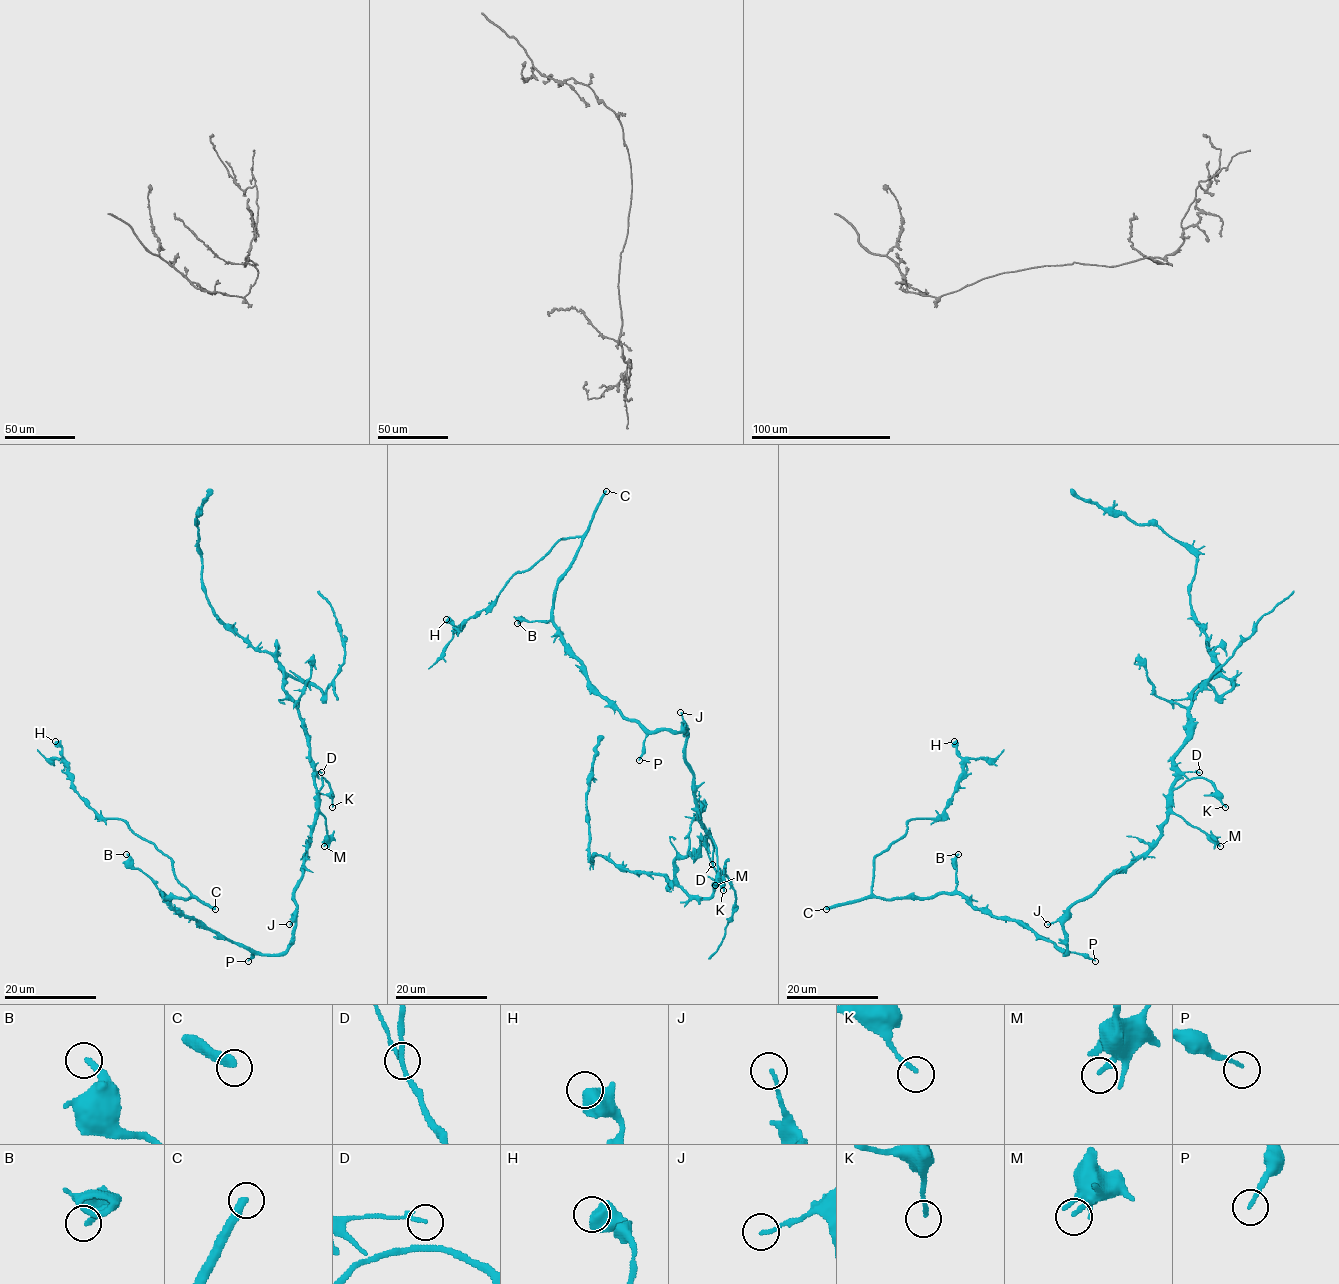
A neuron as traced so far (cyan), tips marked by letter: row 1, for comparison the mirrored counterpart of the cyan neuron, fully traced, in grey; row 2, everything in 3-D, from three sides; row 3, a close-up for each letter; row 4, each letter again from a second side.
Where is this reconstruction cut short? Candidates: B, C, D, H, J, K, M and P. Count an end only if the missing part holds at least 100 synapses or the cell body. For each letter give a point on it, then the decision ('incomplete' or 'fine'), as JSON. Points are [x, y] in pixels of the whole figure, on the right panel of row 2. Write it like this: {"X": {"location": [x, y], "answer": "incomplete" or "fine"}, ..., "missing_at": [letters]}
{"B": {"location": [958, 854], "answer": "fine"}, "C": {"location": [826, 909], "answer": "incomplete"}, "D": {"location": [1199, 772], "answer": "fine"}, "H": {"location": [954, 741], "answer": "fine"}, "J": {"location": [1047, 924], "answer": "fine"}, "K": {"location": [1225, 807], "answer": "fine"}, "M": {"location": [1220, 846], "answer": "fine"}, "P": {"location": [1095, 961], "answer": "fine"}, "missing_at": ["C"]}

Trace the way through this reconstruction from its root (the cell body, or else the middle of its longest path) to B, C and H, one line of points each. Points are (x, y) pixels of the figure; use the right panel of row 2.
B: (1075, 903), (1064, 923), (1065, 954), (1018, 921), (996, 918), (975, 908), (956, 888), (958, 854)
C: (1075, 903), (1064, 923), (1066, 954), (1018, 921), (982, 913), (956, 893), (861, 898), (826, 909)
H: (1075, 903), (1065, 954), (956, 893), (872, 892), (873, 860), (952, 797), (954, 741)

